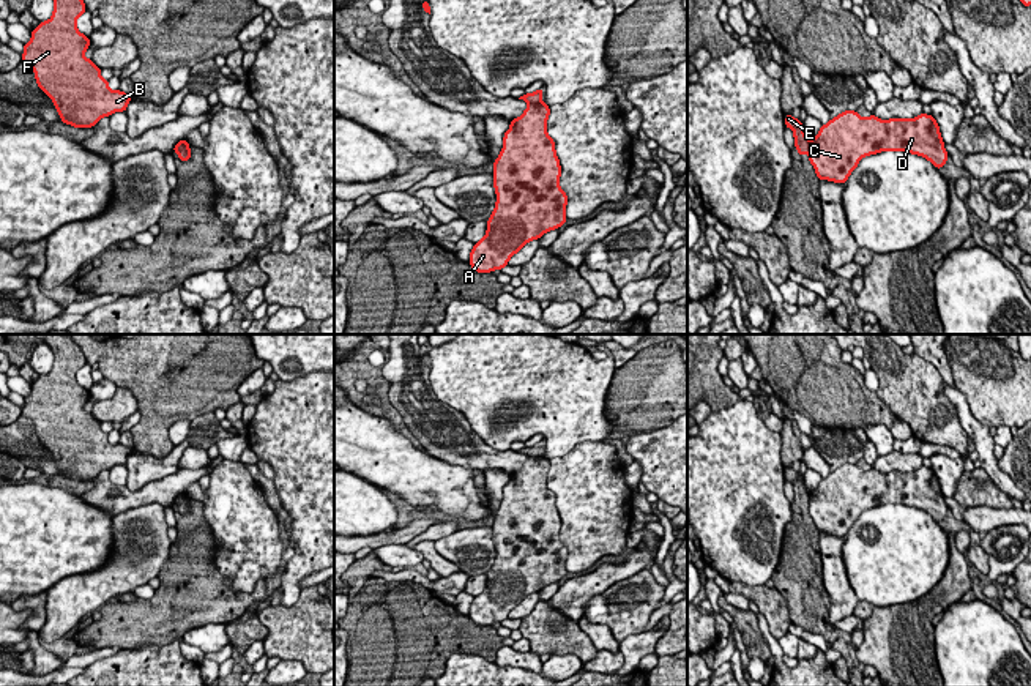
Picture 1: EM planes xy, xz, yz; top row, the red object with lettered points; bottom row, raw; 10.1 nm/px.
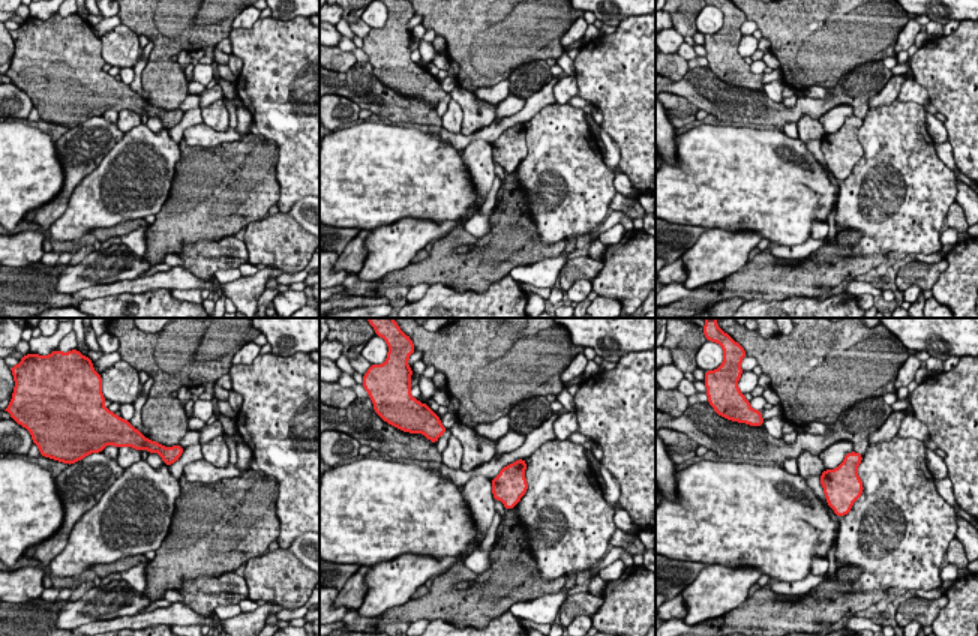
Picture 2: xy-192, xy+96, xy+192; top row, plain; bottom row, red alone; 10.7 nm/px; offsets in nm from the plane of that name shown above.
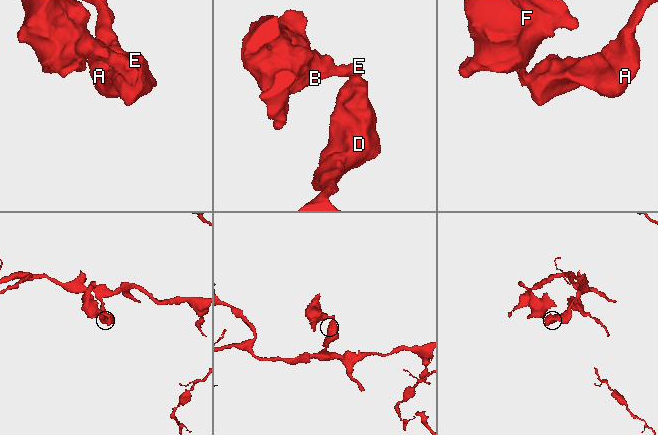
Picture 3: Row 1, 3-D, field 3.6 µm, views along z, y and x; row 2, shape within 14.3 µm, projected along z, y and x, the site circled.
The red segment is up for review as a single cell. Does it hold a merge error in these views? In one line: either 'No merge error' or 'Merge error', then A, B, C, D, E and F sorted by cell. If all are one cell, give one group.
Merge error. Groups: A C D / B E F

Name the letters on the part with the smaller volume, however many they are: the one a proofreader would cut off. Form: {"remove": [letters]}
{"remove": ["B", "E", "F"]}

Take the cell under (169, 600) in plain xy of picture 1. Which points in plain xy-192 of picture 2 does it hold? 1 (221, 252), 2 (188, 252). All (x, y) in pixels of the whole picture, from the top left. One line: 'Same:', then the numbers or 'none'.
Same: none

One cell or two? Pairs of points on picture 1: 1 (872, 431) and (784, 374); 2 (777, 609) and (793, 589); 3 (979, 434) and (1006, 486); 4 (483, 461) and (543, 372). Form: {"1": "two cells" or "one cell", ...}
{"1": "two cells", "2": "two cells", "3": "one cell", "4": "two cells"}

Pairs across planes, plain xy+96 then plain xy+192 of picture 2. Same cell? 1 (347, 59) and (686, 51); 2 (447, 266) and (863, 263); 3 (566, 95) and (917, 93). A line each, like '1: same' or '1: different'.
1: different
2: same
3: same

